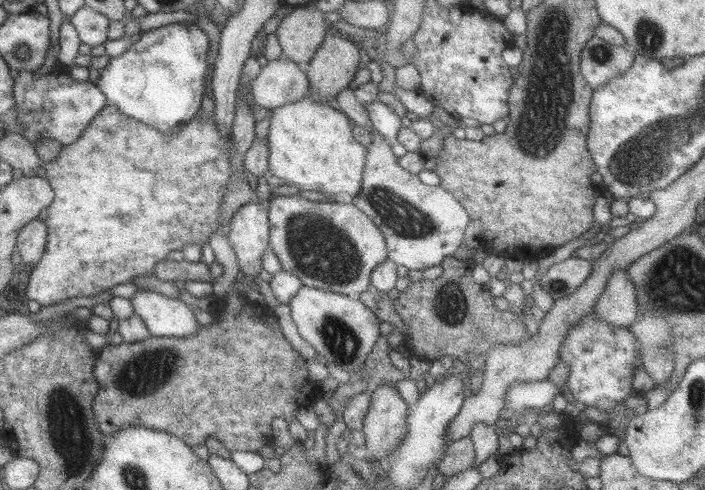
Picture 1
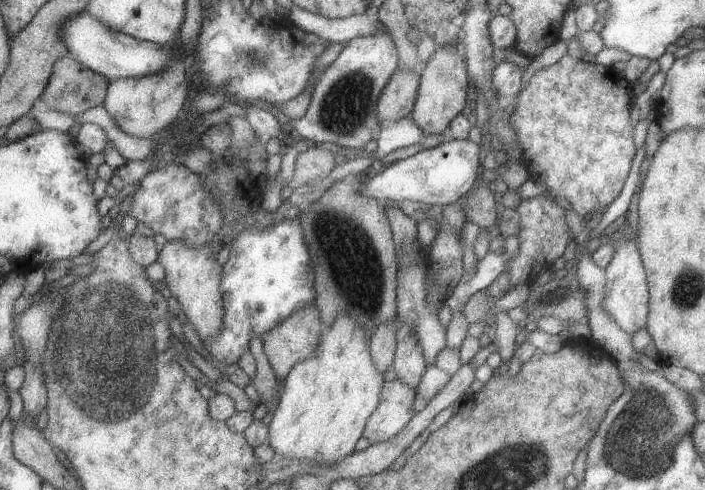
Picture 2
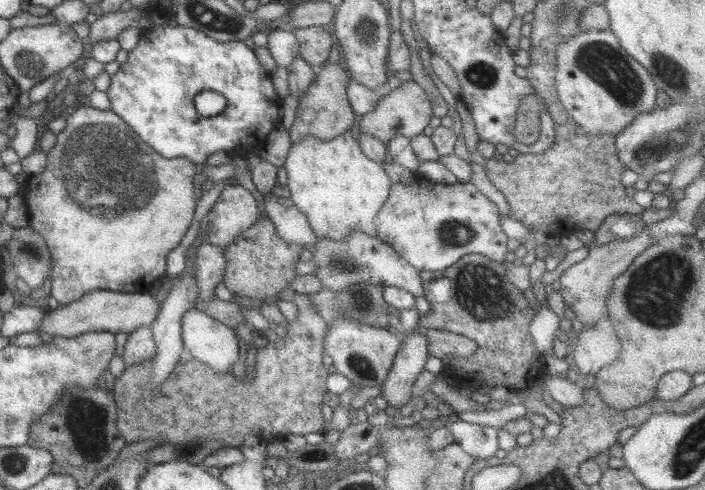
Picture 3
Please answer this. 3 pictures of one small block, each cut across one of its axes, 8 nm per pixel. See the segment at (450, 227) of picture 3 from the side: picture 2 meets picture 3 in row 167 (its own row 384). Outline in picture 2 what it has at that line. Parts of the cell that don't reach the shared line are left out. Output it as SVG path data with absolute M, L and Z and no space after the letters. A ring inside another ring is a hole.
M398 378L384 383L382 398L368 418L363 434L370 444L398 436L412 422L416 416L412 408L415 397L416 390L402 384Z

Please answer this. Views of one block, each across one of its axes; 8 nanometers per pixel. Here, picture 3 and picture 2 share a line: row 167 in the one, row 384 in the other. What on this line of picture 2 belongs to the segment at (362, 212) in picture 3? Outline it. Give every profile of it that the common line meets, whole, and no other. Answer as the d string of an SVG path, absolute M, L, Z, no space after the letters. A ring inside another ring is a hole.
M340 312L332 326L323 326L320 344L312 358L300 360L289 370L280 395L276 412L269 424L269 446L276 456L294 459L297 463L310 460L340 462L356 450L356 442L364 434L366 422L376 410L382 398L384 374L376 370L370 354L370 340L366 339L364 326L360 326L350 314Z

